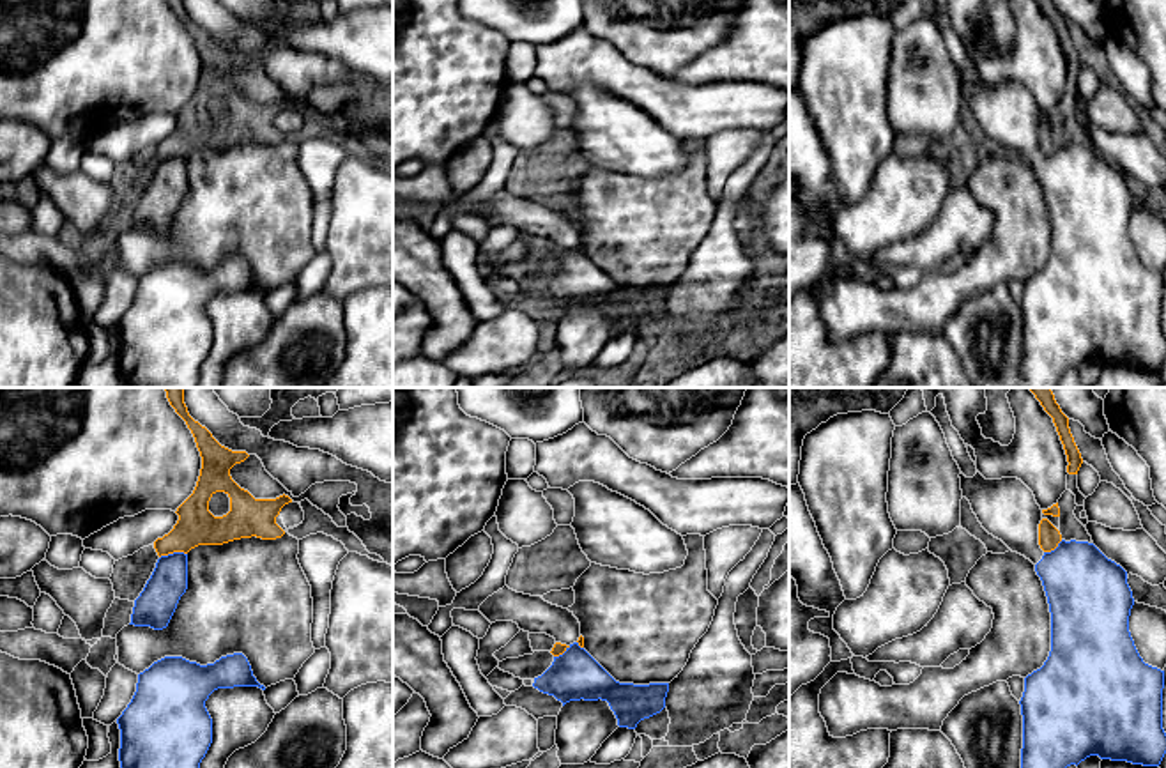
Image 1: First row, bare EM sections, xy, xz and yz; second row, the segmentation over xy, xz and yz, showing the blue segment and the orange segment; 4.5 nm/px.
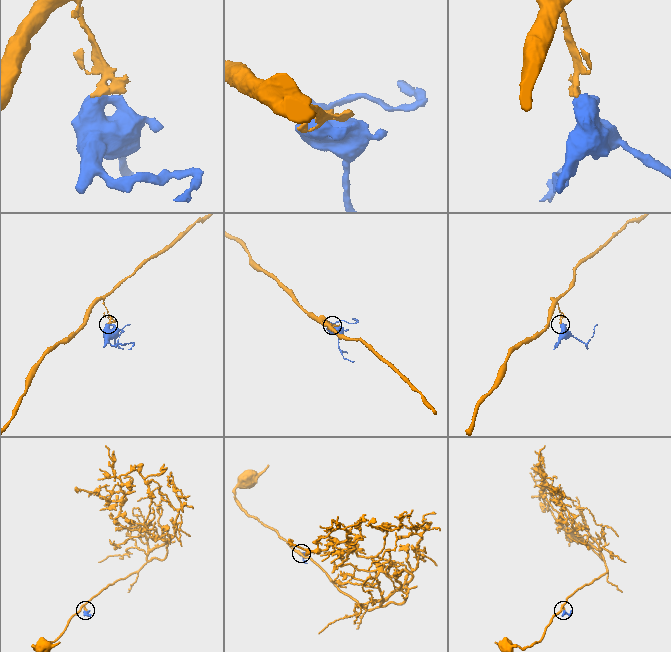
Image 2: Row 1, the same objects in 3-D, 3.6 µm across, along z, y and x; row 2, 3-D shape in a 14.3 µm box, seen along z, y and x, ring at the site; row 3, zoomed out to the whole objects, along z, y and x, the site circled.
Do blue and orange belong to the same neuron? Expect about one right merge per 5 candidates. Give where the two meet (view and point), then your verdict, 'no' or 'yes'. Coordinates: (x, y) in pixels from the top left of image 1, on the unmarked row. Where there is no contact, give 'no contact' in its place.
contact xy (174, 156); no

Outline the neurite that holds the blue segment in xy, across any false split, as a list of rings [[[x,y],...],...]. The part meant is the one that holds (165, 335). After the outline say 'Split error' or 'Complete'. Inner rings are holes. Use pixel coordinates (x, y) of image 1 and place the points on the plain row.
[[[242,257],[200,269],[165,260],[138,278],[136,296],[117,322],[124,380],[140,388],[196,388],[212,347],[205,304],[218,292],[264,288]]]. Complete

